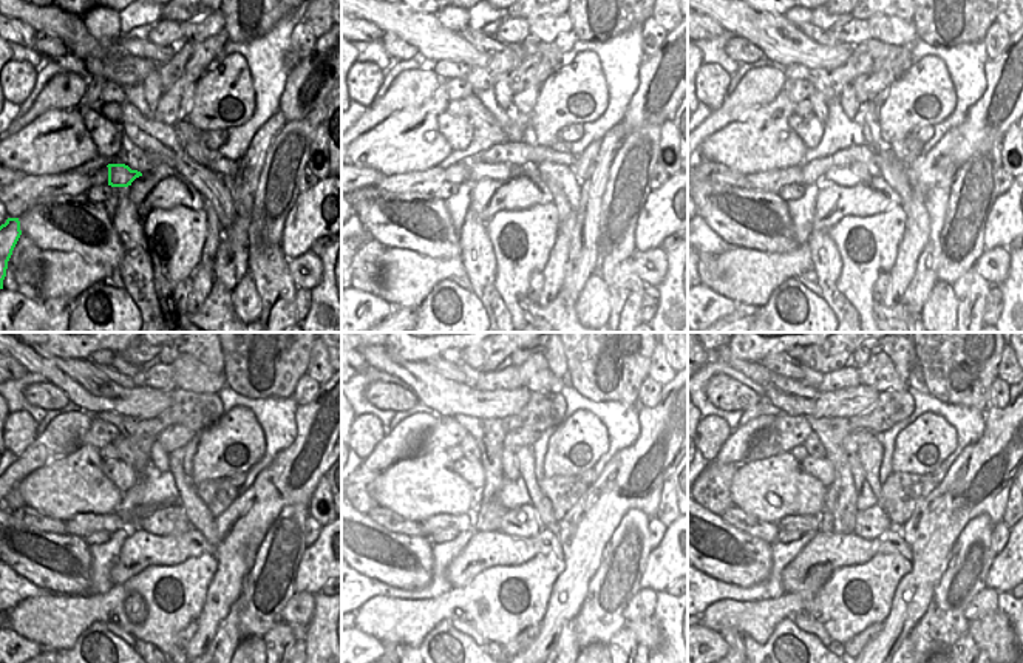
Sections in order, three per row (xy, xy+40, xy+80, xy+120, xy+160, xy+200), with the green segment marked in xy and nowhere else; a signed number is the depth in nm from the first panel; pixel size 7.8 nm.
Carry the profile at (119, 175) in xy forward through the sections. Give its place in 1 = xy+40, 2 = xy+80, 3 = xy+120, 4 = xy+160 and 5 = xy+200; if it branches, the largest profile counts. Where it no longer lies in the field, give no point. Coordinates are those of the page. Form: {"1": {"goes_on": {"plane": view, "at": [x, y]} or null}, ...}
{"1": {"goes_on": {"plane": "xy+40", "at": [498, 172]}}, "2": {"goes_on": {"plane": "xy+80", "at": [855, 173]}}, "3": {"goes_on": {"plane": "xy+120", "at": [172, 520]}}, "4": {"goes_on": {"plane": "xy+160", "at": [521, 523]}}, "5": {"goes_on": {"plane": "xy+200", "at": [872, 523]}}}

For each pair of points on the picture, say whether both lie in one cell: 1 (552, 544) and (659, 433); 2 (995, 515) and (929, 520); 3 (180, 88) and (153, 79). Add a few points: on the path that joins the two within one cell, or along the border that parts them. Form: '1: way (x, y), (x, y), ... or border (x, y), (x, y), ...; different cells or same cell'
1: border (553, 529), (563, 558); different cells
2: way (978, 509), (946, 513); same cell
3: border (163, 91), (153, 110); different cells

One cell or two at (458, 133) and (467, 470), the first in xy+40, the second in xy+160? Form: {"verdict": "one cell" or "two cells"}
{"verdict": "one cell"}

